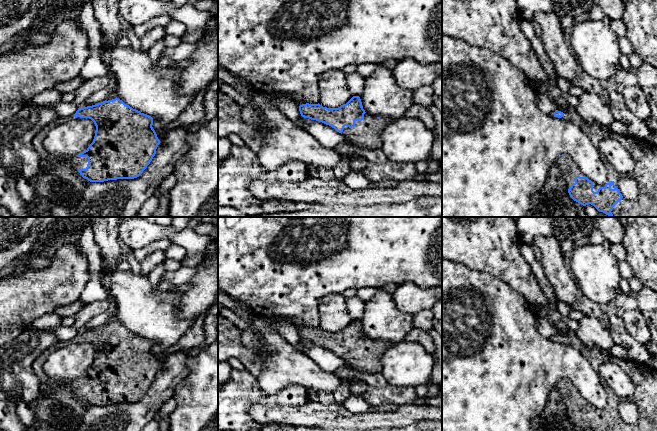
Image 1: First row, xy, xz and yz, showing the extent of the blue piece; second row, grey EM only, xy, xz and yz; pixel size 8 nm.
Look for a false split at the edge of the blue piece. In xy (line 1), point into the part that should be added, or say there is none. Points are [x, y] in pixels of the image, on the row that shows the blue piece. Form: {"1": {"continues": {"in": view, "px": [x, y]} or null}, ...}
{"1": {"continues": {"in": "xy", "px": [76, 162]}}}

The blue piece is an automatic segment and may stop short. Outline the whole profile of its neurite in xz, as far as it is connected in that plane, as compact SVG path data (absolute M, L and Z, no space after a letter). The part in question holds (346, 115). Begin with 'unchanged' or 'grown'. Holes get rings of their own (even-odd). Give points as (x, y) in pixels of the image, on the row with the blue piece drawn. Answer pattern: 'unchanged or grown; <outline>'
grown; M353 96L339 108L306 103L299 106L299 111L298 127L306 129L312 120L322 122L343 134L350 145L363 149L381 149L380 133L392 122L366 113L359 96Z

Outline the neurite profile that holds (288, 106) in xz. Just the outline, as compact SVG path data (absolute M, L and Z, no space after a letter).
M271 96L270 105L279 109L295 125L299 122L300 111L294 99Z

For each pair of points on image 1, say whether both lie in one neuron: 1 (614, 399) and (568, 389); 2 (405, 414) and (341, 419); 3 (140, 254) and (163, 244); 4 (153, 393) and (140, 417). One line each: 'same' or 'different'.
1: same
2: same
3: same
4: same

